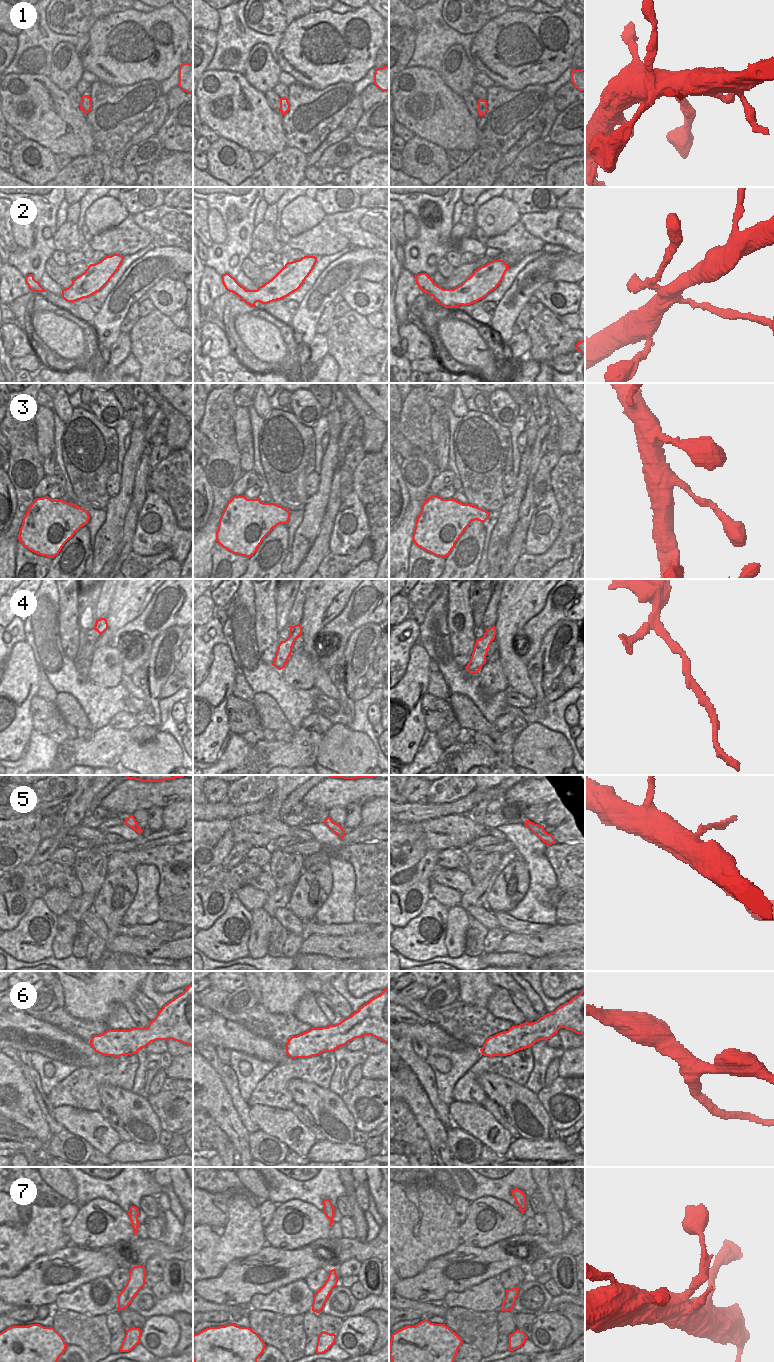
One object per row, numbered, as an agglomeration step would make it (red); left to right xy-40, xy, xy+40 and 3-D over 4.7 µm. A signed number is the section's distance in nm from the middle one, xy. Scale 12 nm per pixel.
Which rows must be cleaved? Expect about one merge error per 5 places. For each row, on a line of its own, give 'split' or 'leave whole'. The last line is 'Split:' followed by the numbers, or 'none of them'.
1: leave whole
2: leave whole
3: leave whole
4: leave whole
5: leave whole
6: leave whole
7: leave whole
Split: none of them

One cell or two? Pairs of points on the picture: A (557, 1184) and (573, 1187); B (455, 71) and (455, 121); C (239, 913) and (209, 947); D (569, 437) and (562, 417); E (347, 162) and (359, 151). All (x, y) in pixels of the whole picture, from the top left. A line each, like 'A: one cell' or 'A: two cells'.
A: two cells
B: two cells
C: one cell
D: one cell
E: one cell

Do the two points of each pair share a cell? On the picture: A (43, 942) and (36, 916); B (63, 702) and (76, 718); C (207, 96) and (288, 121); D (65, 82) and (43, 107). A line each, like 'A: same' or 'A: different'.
A: same
B: same
C: different
D: different

